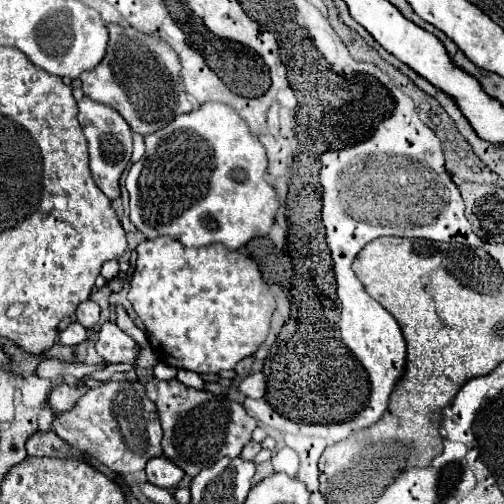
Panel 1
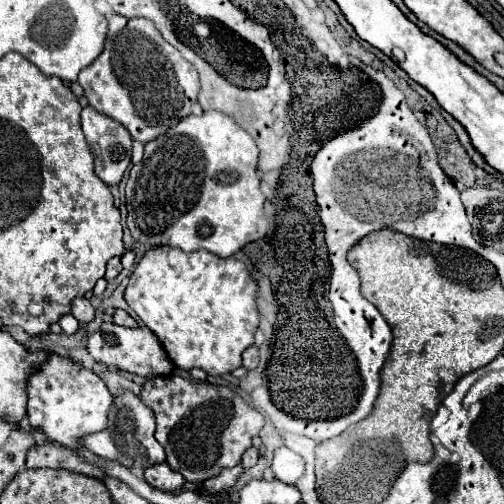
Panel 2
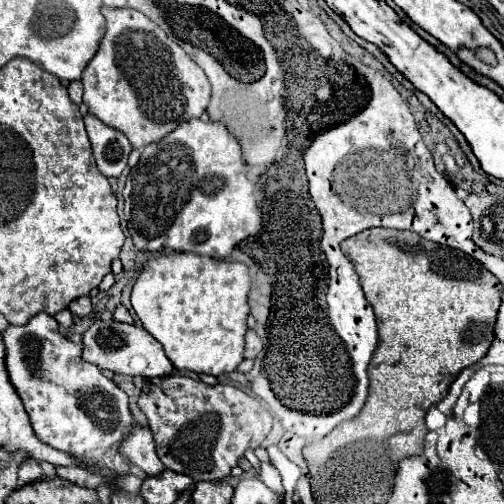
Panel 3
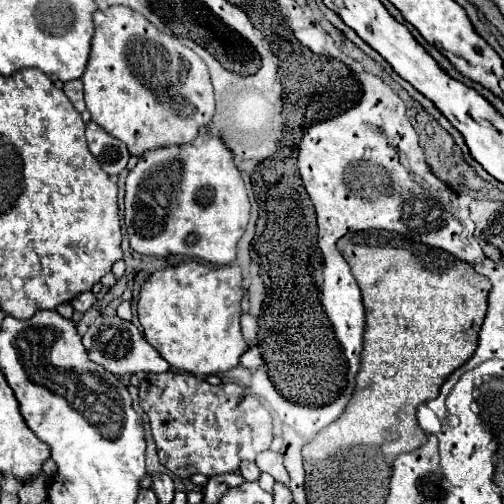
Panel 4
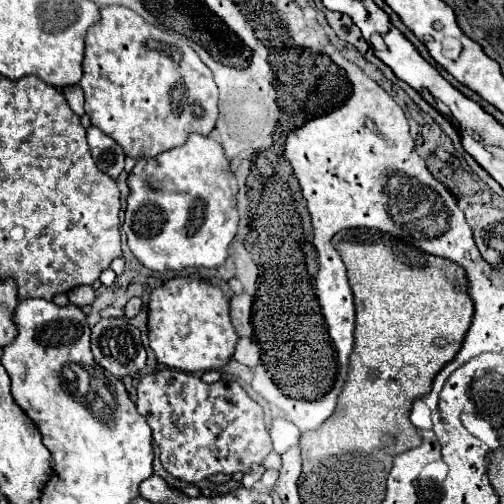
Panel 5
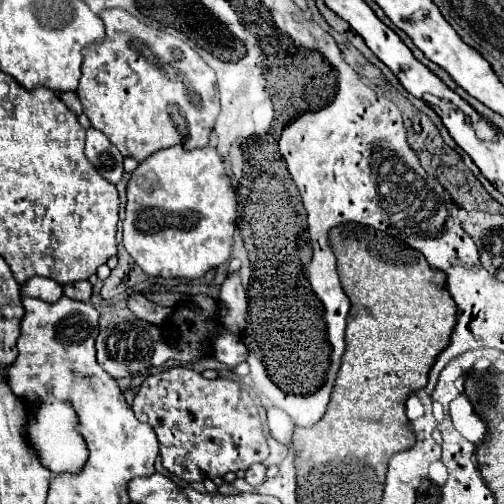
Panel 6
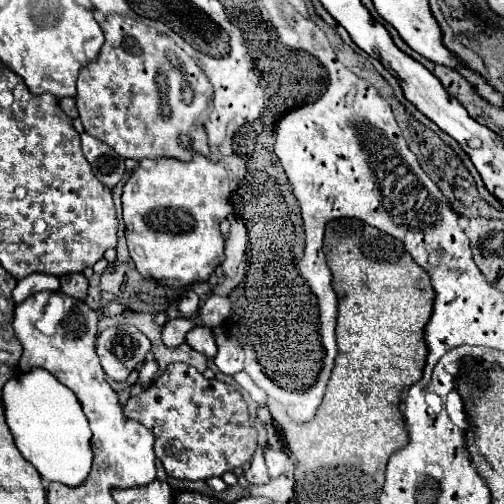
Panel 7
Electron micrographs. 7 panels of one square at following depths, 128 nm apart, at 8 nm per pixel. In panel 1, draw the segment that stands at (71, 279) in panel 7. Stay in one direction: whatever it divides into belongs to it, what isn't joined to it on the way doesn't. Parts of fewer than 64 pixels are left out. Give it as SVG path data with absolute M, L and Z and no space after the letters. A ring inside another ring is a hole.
M86 300L78 306L76 318L84 328L94 328L98 324L98 318L100 318L100 306L94 300Z

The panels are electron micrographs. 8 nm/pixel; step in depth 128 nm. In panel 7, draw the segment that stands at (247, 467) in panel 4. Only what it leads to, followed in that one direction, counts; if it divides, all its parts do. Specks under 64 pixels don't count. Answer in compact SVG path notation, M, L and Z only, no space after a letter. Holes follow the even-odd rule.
M262 450L256 452L252 464L248 466L248 470L244 472L244 478L250 482L250 484L266 484L270 478L268 478L268 468L264 464L264 456L262 456Z

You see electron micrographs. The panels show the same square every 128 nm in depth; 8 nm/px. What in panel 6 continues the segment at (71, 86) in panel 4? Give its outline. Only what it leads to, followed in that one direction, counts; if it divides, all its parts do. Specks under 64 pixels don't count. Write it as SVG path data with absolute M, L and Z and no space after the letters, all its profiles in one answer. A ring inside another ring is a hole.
M64 92L64 94L60 94L60 98L62 98L62 102L64 102L76 116L82 114L82 104L80 104L76 92Z

